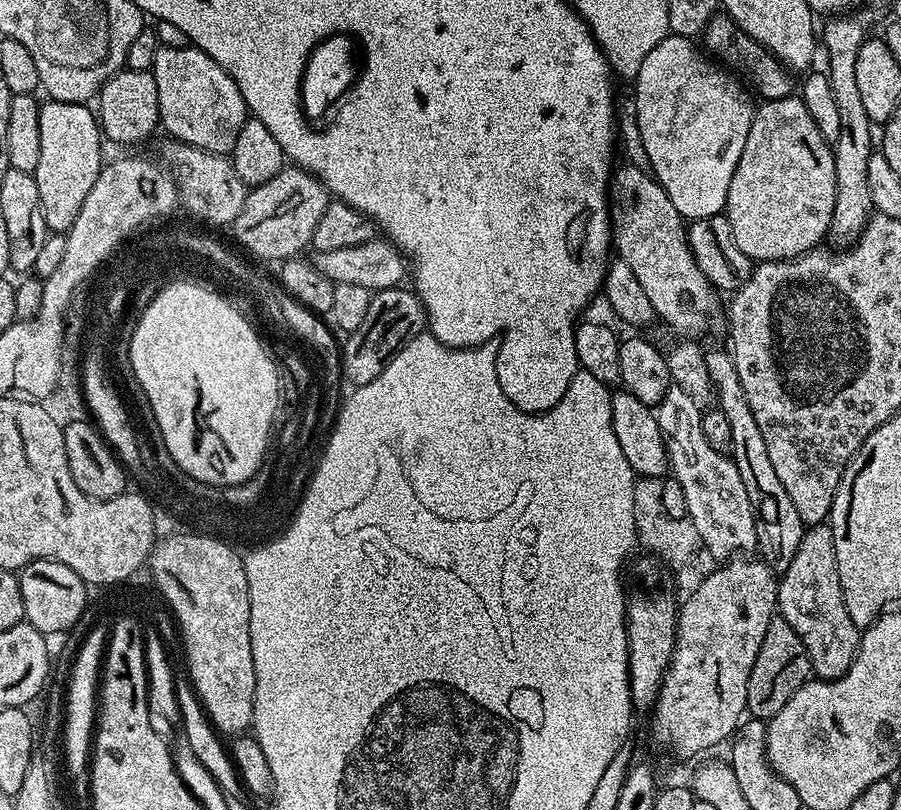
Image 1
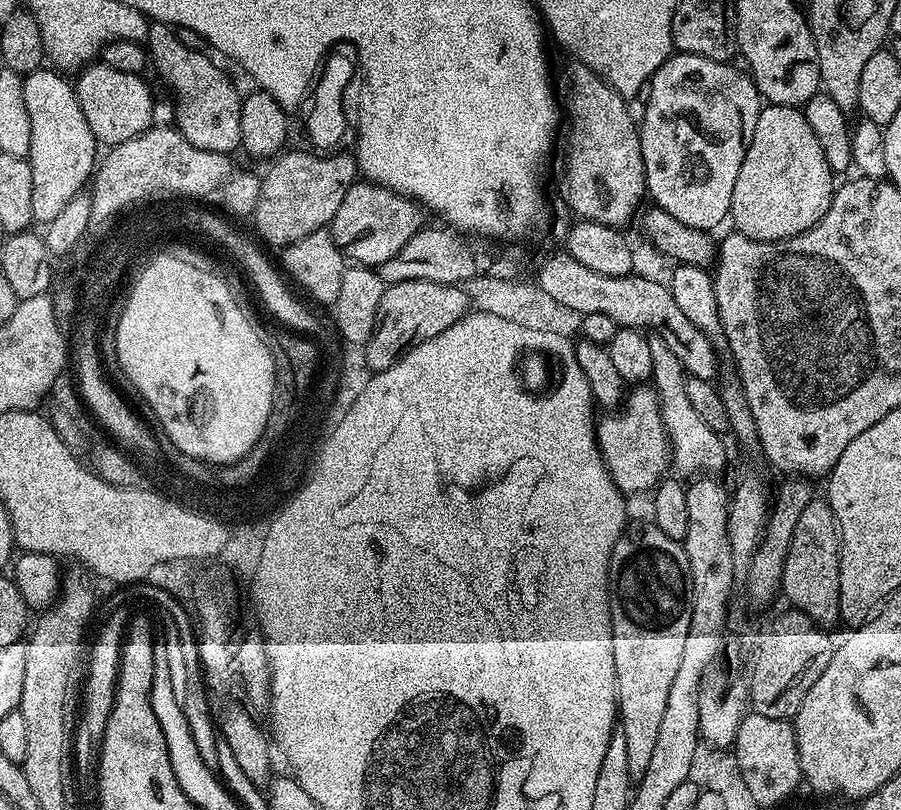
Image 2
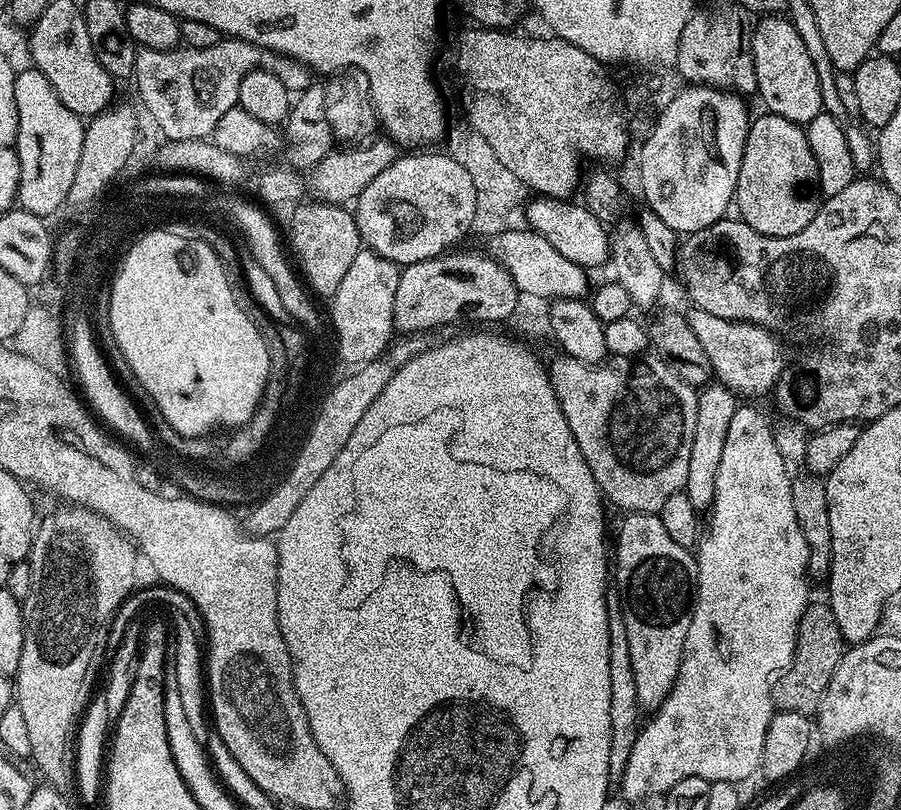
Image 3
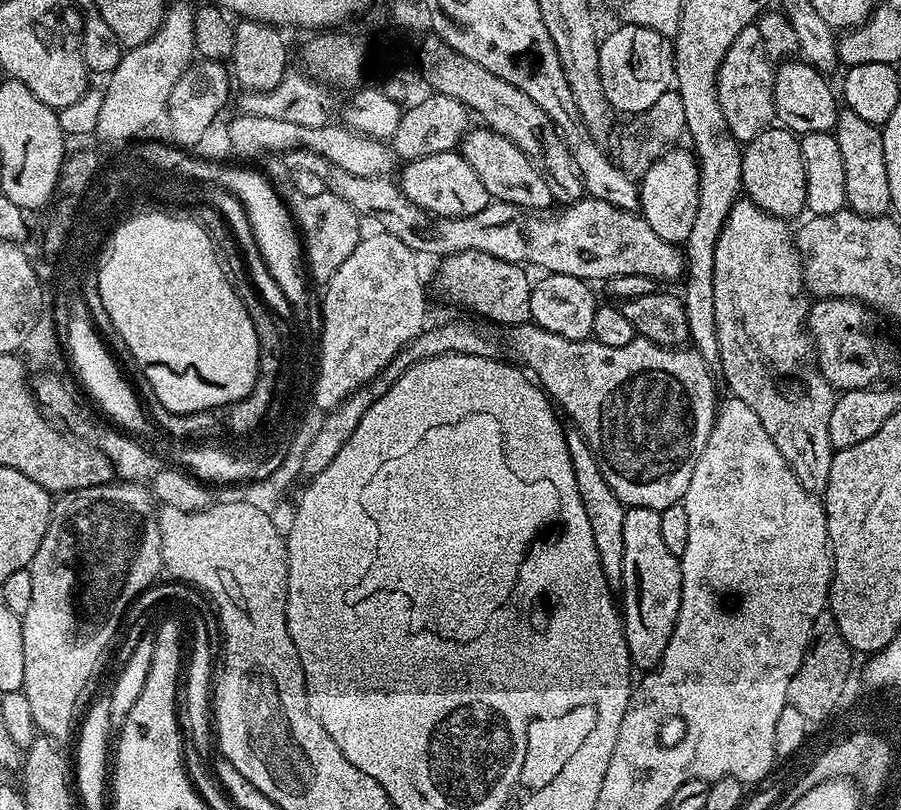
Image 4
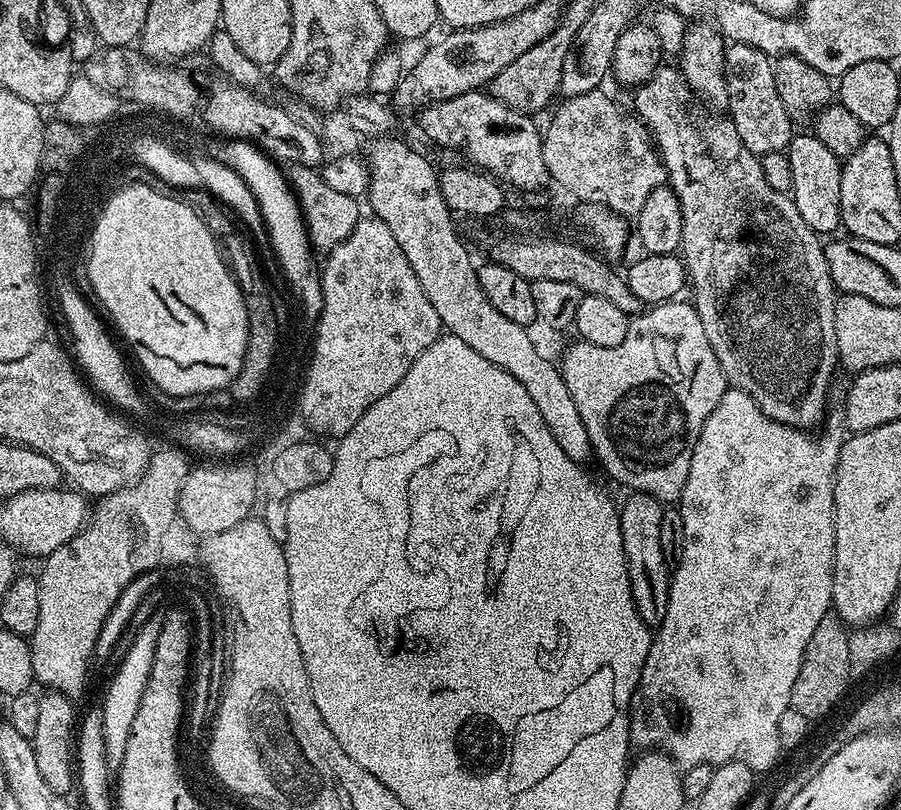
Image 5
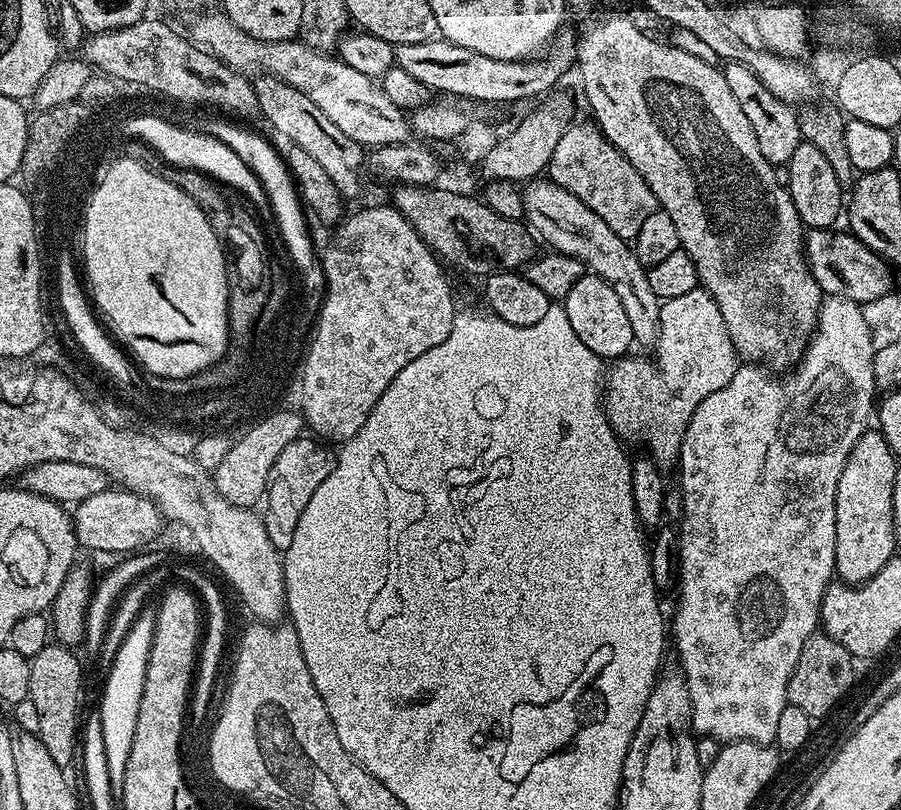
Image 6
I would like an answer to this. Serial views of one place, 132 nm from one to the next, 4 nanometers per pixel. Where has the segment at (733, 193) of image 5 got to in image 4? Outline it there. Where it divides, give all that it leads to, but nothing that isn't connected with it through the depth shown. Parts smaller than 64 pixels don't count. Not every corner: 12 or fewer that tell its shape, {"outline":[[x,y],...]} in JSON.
{"outline":[[751,198],[714,250],[718,370],[807,492],[838,392],[793,229]]}

